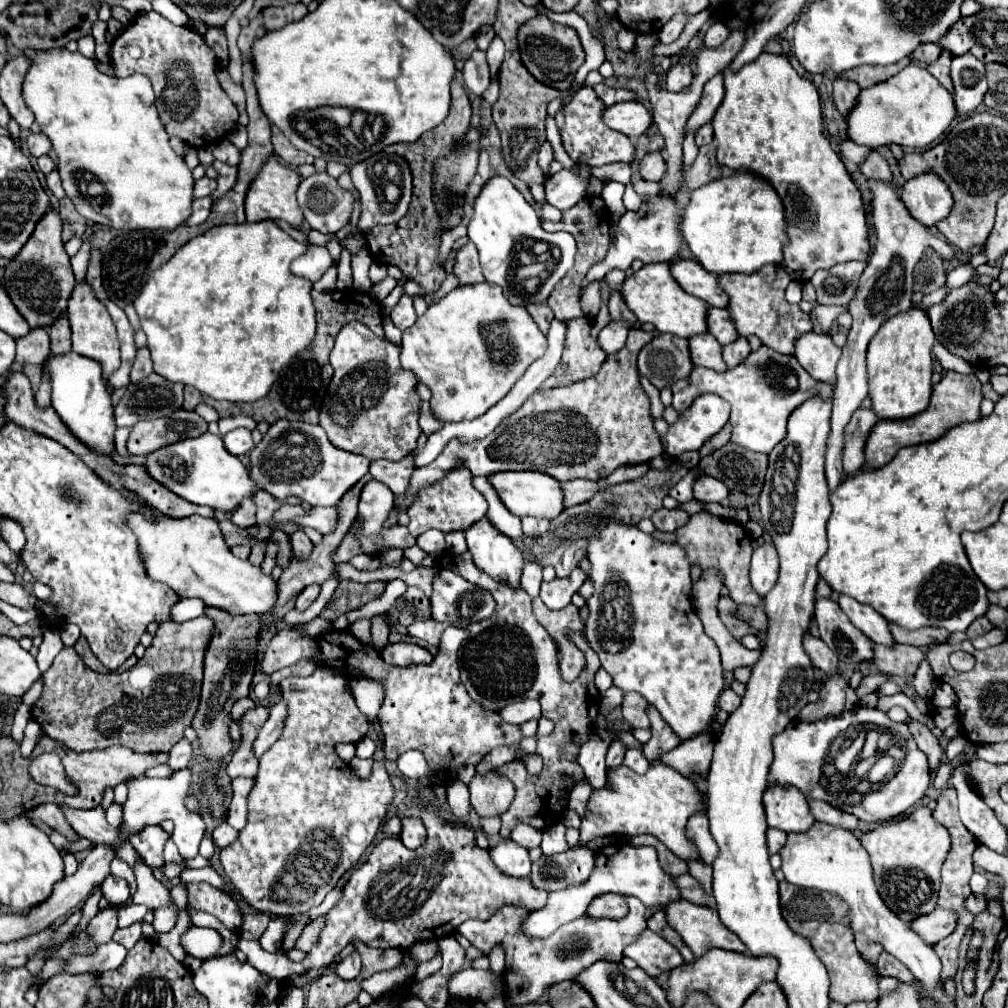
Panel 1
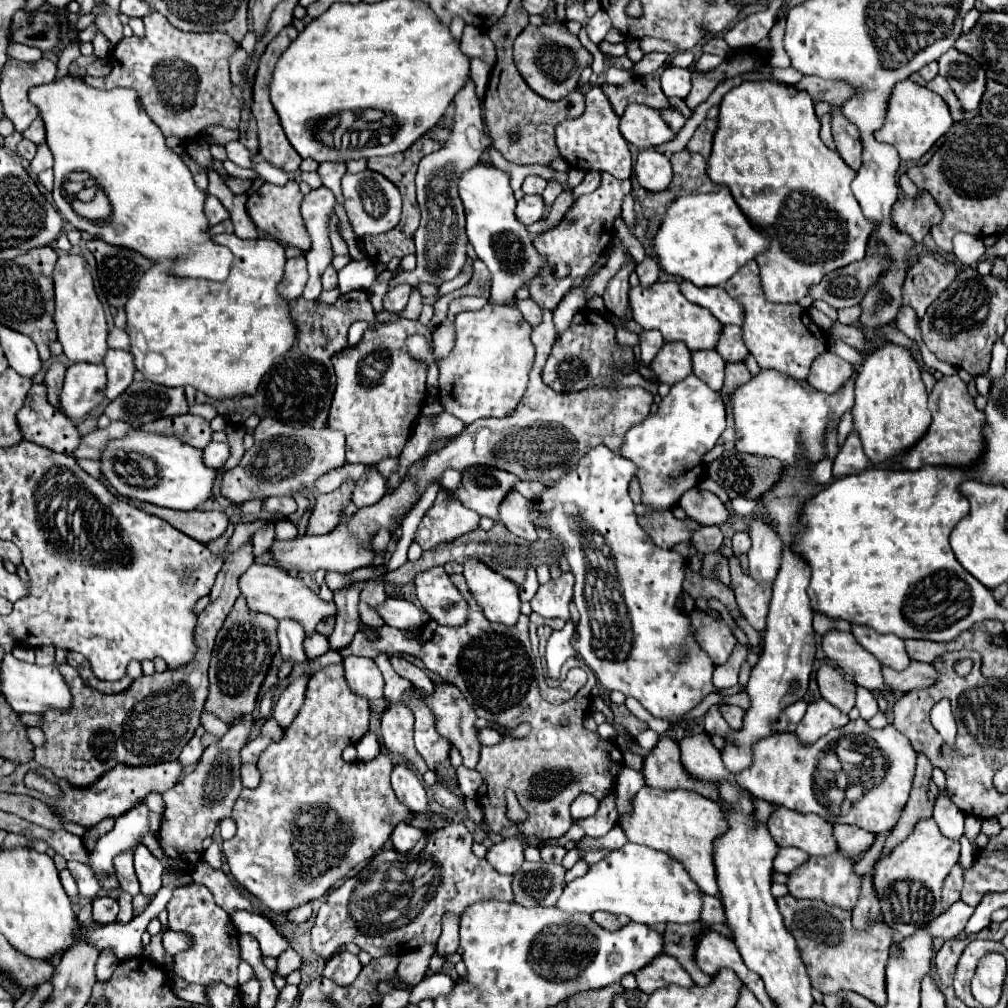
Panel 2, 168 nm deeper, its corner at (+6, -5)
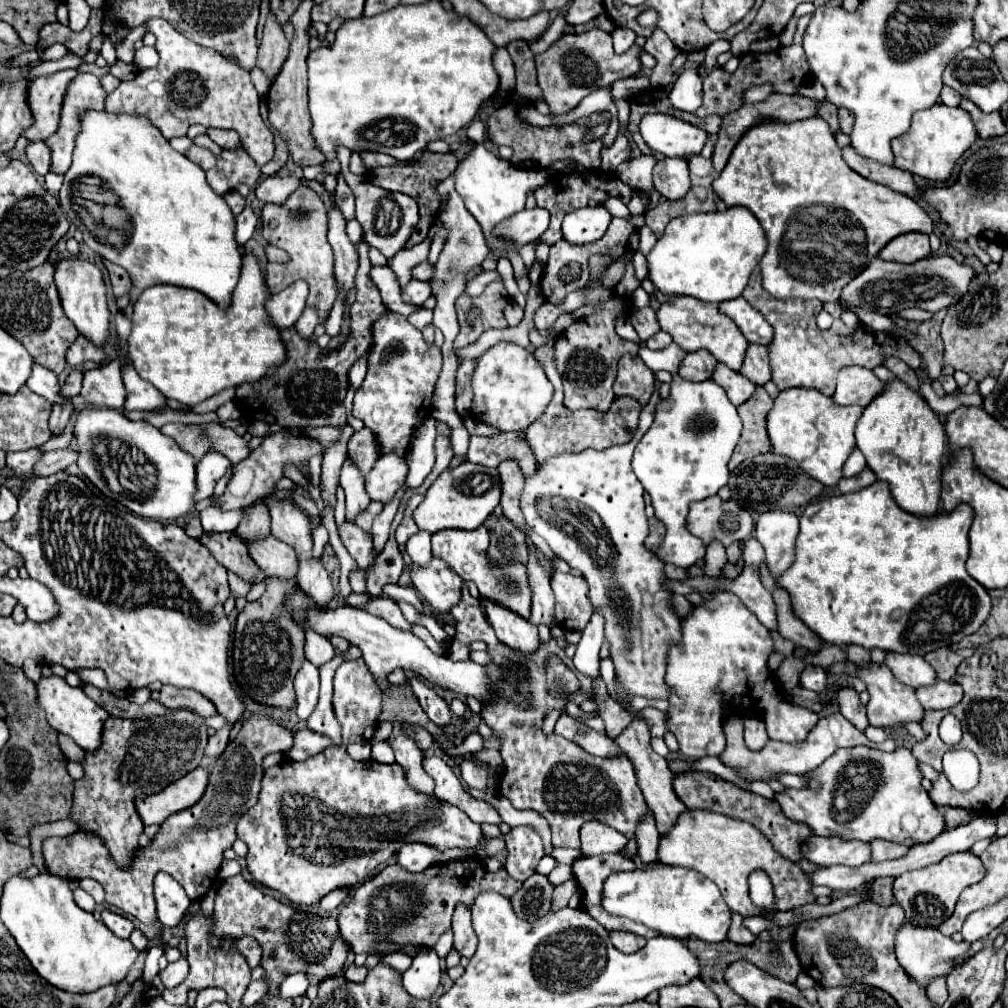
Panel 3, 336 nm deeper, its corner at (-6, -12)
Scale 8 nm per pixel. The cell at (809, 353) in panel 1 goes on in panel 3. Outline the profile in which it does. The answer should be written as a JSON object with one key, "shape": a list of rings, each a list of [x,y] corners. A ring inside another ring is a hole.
{"shape":[[[843,367],[837,373],[837,389],[833,401],[837,405],[861,405],[867,407],[869,401],[883,389],[871,369],[865,367]]]}

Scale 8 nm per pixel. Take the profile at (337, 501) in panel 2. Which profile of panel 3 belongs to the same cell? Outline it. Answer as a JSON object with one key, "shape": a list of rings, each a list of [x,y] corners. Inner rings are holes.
{"shape":[[[369,429],[353,433],[353,437],[347,443],[347,457],[351,463],[357,465],[361,475],[367,477],[367,473],[373,469],[373,463],[379,457],[377,443],[373,441],[373,433],[369,433]]]}

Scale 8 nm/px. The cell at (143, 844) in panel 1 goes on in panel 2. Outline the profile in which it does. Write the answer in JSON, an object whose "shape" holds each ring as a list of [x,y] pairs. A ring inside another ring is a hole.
{"shape":[[[145,846],[135,848],[135,872],[141,884],[141,894],[153,898],[161,888],[161,876],[165,868]]]}

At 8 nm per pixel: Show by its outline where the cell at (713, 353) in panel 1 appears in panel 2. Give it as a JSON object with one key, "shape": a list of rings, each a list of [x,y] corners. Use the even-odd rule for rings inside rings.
{"shape":[[[715,350],[693,352],[693,374],[697,374],[709,388],[719,392],[725,380],[725,360]]]}

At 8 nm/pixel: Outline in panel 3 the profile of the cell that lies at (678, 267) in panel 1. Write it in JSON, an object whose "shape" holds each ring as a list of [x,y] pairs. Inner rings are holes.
{"shape":[[[737,297],[733,301],[723,301],[719,303],[719,311],[727,317],[731,317],[737,327],[741,329],[741,333],[747,337],[747,341],[753,343],[761,343],[761,345],[769,345],[771,337],[773,337],[773,329],[771,325],[765,321],[765,317],[753,309],[743,297]]]}

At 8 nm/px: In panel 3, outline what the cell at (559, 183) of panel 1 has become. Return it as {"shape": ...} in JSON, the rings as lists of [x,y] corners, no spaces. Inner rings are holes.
{"shape":[[[541,207],[523,209],[521,213],[509,217],[505,225],[501,225],[501,237],[513,237],[513,241],[517,241],[517,247],[521,247],[527,241],[537,241],[547,227],[549,227],[547,209]]]}

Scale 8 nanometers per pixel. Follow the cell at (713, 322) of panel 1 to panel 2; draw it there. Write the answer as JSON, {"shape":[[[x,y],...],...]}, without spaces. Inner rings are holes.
{"shape":[[[725,326],[717,344],[717,352],[725,362],[745,362],[749,350],[743,344],[743,334],[739,326]]]}

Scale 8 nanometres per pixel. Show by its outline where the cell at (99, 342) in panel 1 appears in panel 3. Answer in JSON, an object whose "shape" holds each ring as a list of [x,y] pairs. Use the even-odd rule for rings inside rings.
{"shape":[[[77,257],[63,259],[55,267],[57,267],[55,283],[59,289],[59,297],[61,297],[65,315],[69,317],[69,321],[77,327],[81,335],[85,335],[93,345],[101,347],[109,339],[109,325],[111,325],[111,311],[107,307],[106,287],[103,283],[101,269]]]}

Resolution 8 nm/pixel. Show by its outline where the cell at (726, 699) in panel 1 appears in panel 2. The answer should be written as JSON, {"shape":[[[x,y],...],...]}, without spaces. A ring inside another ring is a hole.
{"shape":[[[721,704],[721,714],[727,720],[727,724],[733,730],[741,730],[741,722],[743,722],[743,714],[745,710],[739,706],[729,706],[729,704]]]}

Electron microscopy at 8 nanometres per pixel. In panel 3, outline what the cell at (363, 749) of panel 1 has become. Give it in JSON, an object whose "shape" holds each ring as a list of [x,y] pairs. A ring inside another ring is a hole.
{"shape":[[[375,741],[371,747],[371,759],[377,763],[395,763],[391,743],[389,741]]]}

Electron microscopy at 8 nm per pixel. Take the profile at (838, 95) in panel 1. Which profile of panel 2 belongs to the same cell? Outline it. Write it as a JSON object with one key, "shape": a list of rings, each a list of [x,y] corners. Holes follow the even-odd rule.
{"shape":[[[833,108],[833,140],[839,156],[851,166],[853,170],[861,168],[861,140],[859,130],[843,118],[839,108]]]}

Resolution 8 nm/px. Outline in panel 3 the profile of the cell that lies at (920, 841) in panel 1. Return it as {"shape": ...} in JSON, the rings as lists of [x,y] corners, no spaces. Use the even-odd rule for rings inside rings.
{"shape":[[[967,851],[965,855],[949,855],[939,863],[933,863],[923,869],[907,871],[895,879],[893,893],[895,901],[903,907],[905,919],[919,927],[939,927],[955,909],[955,903],[961,891],[985,875],[985,867],[977,855]]]}

